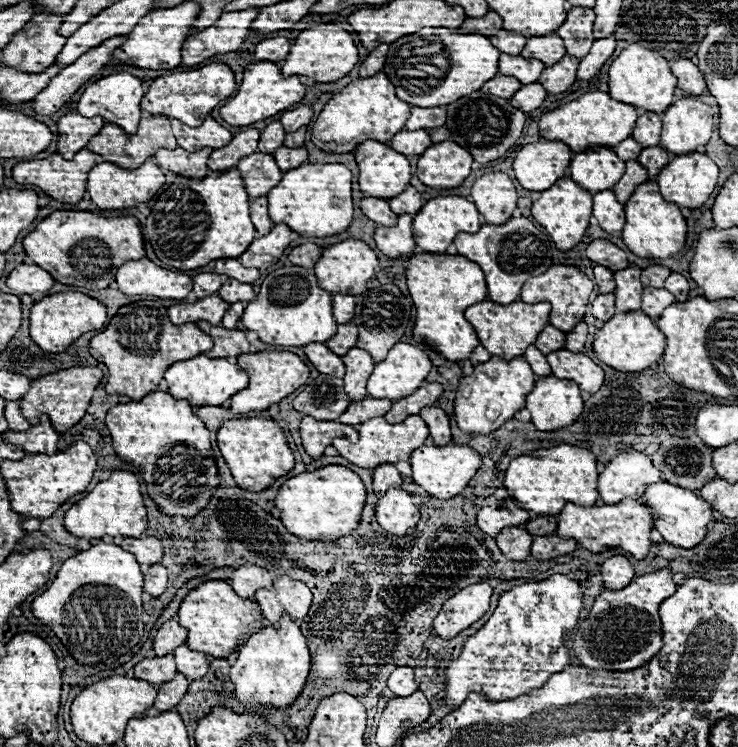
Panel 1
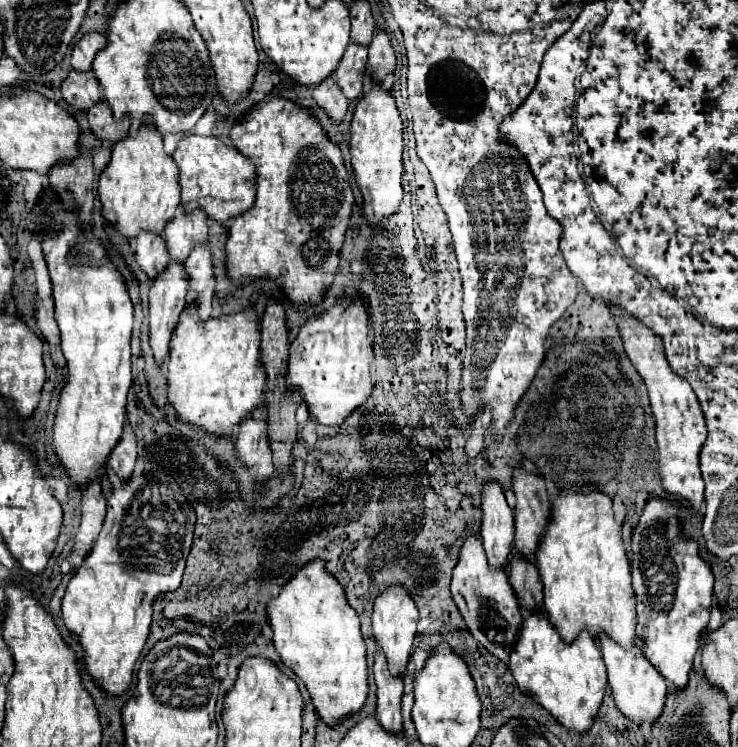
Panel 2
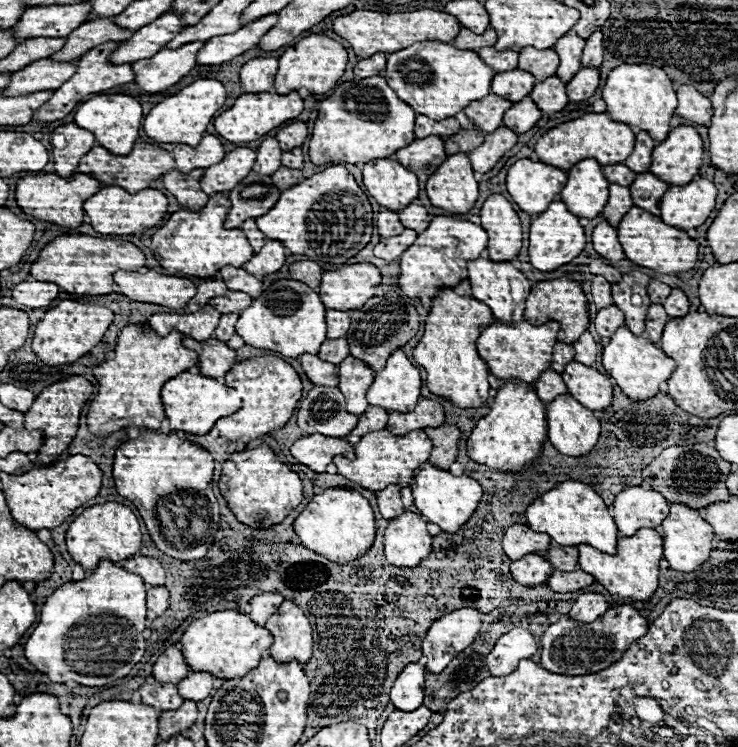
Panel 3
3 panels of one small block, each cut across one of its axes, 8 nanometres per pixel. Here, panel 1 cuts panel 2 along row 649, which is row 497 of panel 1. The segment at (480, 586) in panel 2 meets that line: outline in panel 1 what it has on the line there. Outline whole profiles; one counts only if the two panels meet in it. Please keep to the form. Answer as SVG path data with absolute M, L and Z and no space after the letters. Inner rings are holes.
M496 488L494 494L484 498L484 506L478 510L478 526L482 532L496 538L506 526L522 526L530 520L530 512L516 506L506 488Z

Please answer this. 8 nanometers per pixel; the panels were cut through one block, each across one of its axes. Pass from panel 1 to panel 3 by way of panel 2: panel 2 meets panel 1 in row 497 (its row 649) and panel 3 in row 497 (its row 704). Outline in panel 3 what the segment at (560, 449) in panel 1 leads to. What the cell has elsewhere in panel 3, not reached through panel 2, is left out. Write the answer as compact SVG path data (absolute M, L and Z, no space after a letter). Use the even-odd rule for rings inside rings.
M568 480L558 484L554 490L546 492L542 498L538 498L534 504L526 510L528 526L534 532L548 534L558 546L580 546L590 544L592 548L598 548L600 552L614 554L616 542L618 542L618 528L614 524L614 518L608 514L608 506L602 502L602 498L586 484Z

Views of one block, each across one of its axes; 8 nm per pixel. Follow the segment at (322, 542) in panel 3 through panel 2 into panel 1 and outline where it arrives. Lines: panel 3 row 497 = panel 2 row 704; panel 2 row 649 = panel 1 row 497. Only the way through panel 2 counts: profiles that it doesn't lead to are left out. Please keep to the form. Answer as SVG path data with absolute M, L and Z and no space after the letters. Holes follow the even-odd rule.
M330 464L312 472L302 472L286 480L276 494L276 508L280 510L282 524L298 538L306 540L336 540L348 536L360 522L366 502L366 490L360 476L346 466Z

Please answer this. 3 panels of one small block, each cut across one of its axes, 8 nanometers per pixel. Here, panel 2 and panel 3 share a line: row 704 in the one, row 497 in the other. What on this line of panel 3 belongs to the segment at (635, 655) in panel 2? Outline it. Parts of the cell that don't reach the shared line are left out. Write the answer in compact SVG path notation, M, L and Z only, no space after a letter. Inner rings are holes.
M636 486L616 496L612 516L622 536L634 536L640 528L658 528L668 516L668 508L670 504L660 492Z

